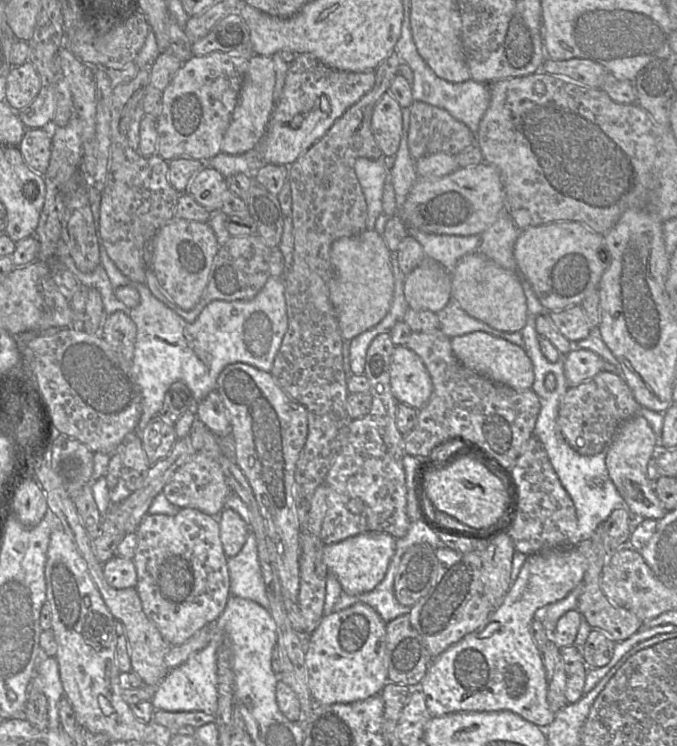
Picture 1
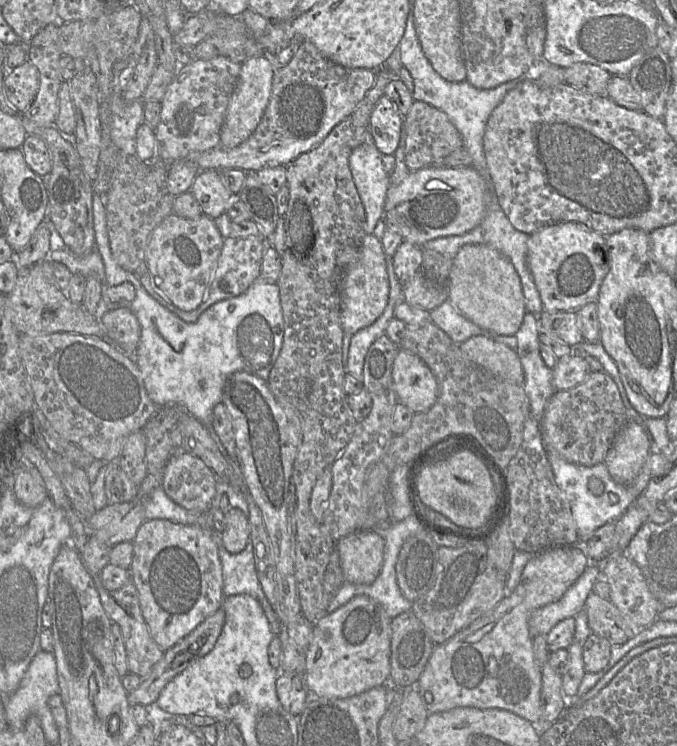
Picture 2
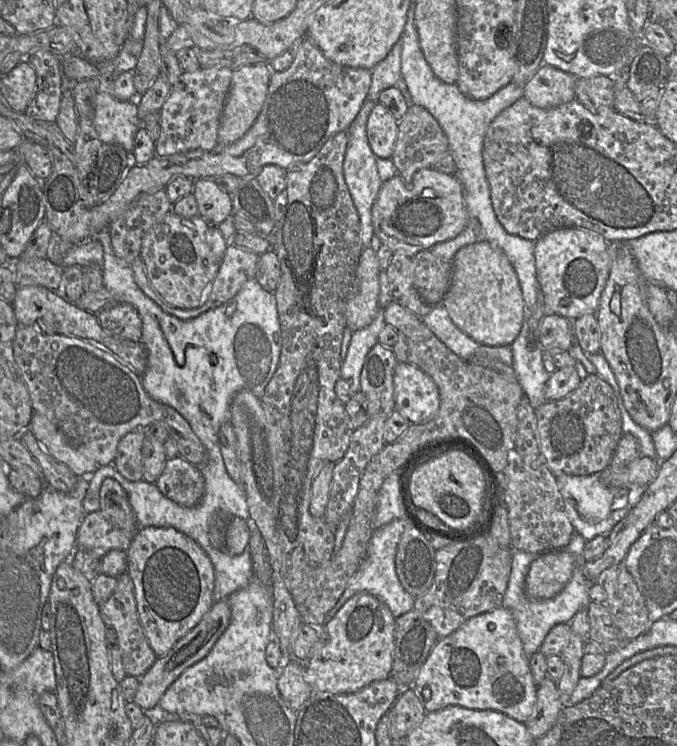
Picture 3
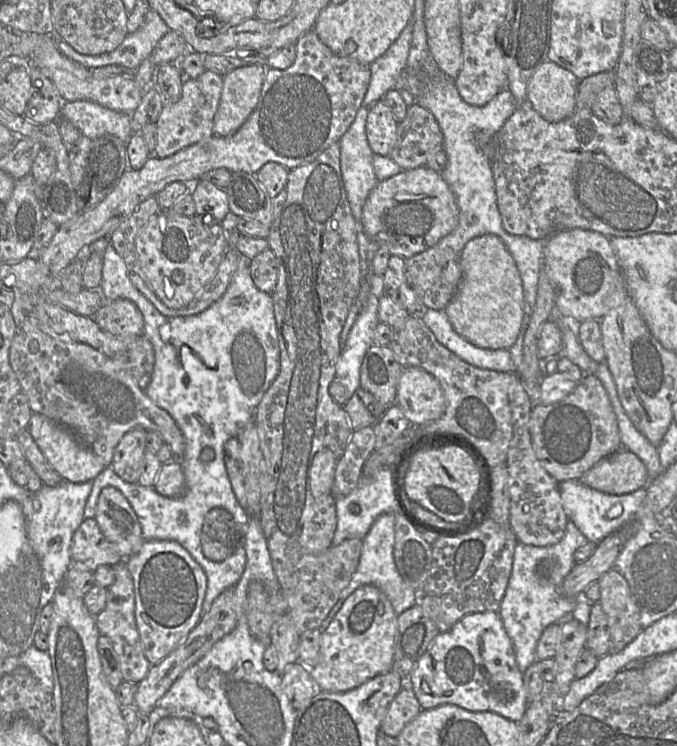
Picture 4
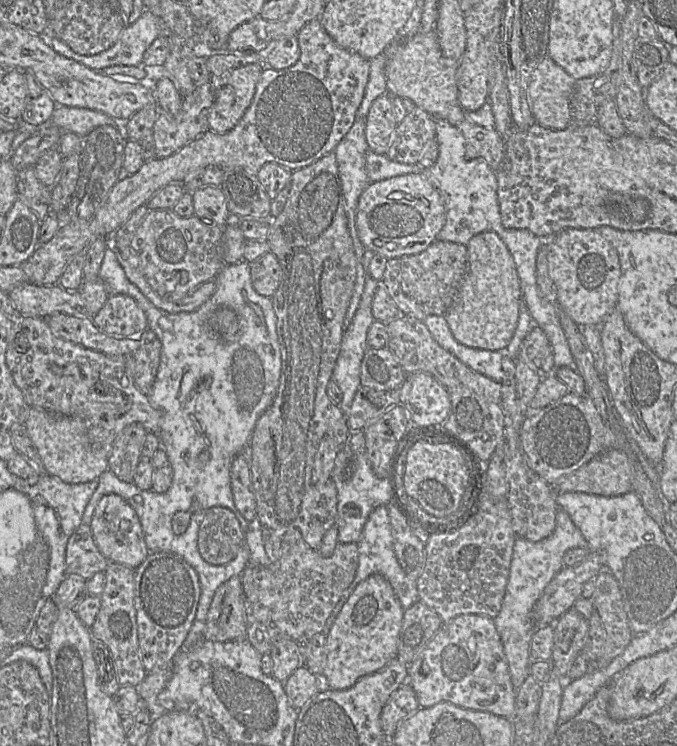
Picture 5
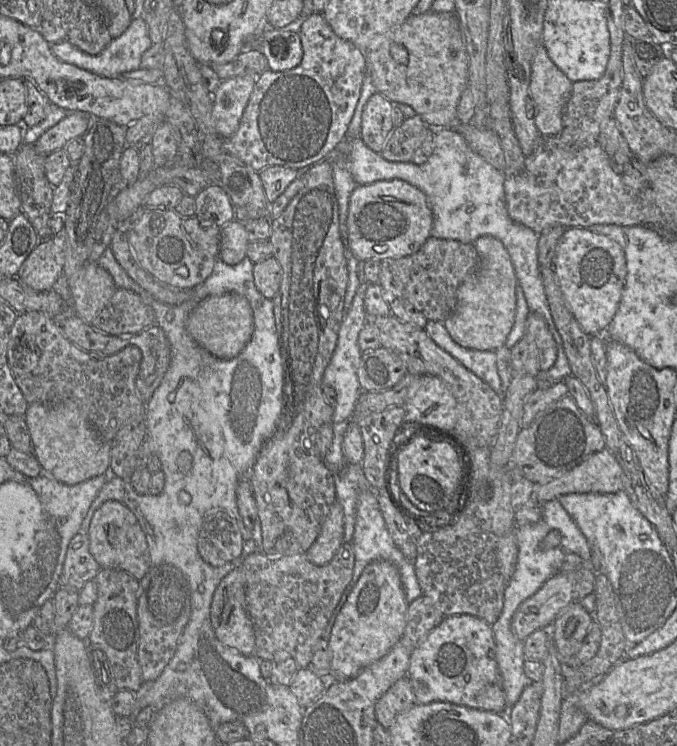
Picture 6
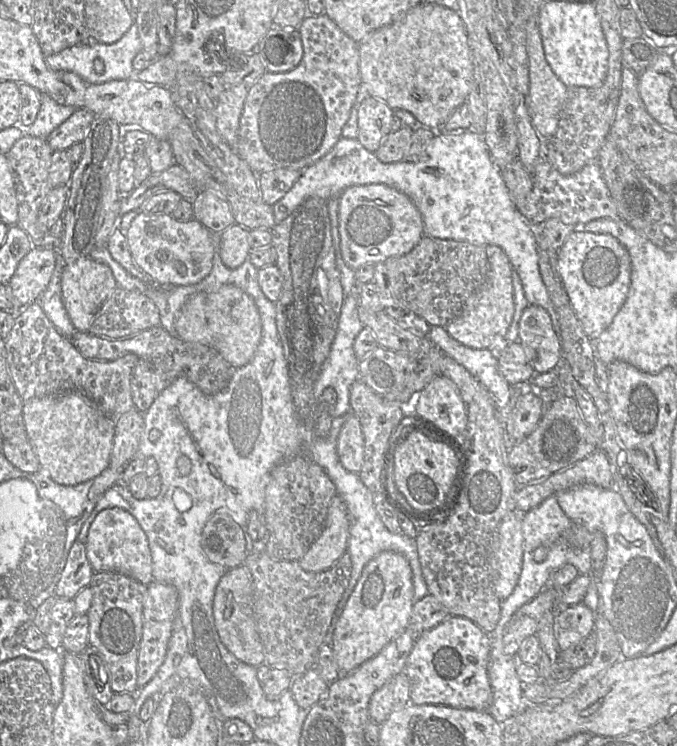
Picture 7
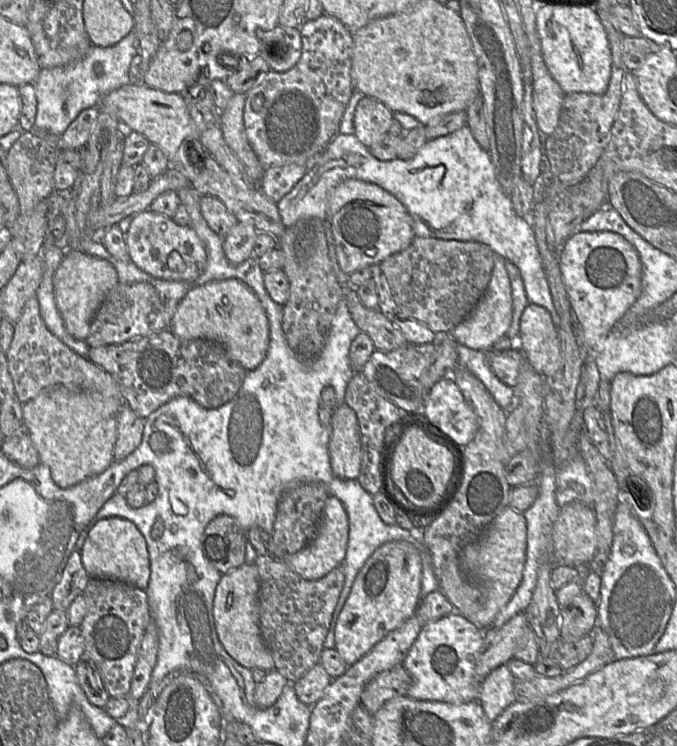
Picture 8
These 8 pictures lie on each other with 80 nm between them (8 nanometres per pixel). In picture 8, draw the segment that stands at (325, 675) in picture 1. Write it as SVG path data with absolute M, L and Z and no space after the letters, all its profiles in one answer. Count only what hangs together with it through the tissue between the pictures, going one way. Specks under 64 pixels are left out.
M409 542L384 543L367 559L353 582L335 628L335 649L348 667L415 614L421 601L421 578L421 555Z

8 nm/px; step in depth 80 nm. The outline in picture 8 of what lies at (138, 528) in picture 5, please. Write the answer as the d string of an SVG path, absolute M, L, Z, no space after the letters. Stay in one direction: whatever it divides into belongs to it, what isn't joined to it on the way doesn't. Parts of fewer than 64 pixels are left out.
M110 517L99 520L89 531L81 550L81 560L90 578L107 578L145 590L150 579L146 541L131 521Z

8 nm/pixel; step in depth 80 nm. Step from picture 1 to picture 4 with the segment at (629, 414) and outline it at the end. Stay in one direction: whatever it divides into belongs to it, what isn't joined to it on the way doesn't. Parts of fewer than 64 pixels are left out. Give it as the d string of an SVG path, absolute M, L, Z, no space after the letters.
M585 374L575 389L558 402L549 405L534 403L530 433L538 461L558 483L580 479L586 471L622 446L612 404L595 374Z

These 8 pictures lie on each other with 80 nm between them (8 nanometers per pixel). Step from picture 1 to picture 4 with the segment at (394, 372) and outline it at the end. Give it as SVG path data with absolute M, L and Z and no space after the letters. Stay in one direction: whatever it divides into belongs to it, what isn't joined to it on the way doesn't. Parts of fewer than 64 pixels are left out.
M405 367L398 380L396 404L412 425L422 425L443 415L446 400L433 375L422 368Z

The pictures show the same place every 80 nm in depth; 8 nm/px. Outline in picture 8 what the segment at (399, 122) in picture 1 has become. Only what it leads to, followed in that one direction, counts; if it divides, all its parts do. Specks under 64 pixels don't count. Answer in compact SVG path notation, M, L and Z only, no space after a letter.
M364 96L357 104L353 125L354 135L367 148L388 134L393 112L382 102Z

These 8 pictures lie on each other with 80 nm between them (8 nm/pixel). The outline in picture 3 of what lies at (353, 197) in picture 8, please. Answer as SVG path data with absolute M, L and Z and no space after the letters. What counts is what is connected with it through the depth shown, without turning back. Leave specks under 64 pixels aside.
M428 167L417 171L411 183L404 181L398 173L383 182L371 210L374 234L382 244L387 245L394 253L414 256L419 251L432 248L434 245L454 238L466 227L468 213L460 181L454 174L446 174Z

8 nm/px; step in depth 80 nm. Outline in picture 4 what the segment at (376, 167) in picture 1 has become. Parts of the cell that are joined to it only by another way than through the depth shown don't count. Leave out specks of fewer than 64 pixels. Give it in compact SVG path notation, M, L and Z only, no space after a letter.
M362 105L357 111L356 117L348 130L340 139L340 166L348 202L356 222L357 240L359 246L359 255L361 259L363 279L370 274L371 263L367 260L367 248L370 242L369 237L364 231L362 223L362 209L372 189L379 182L373 168L374 152L369 146L366 135L366 121L369 108Z

